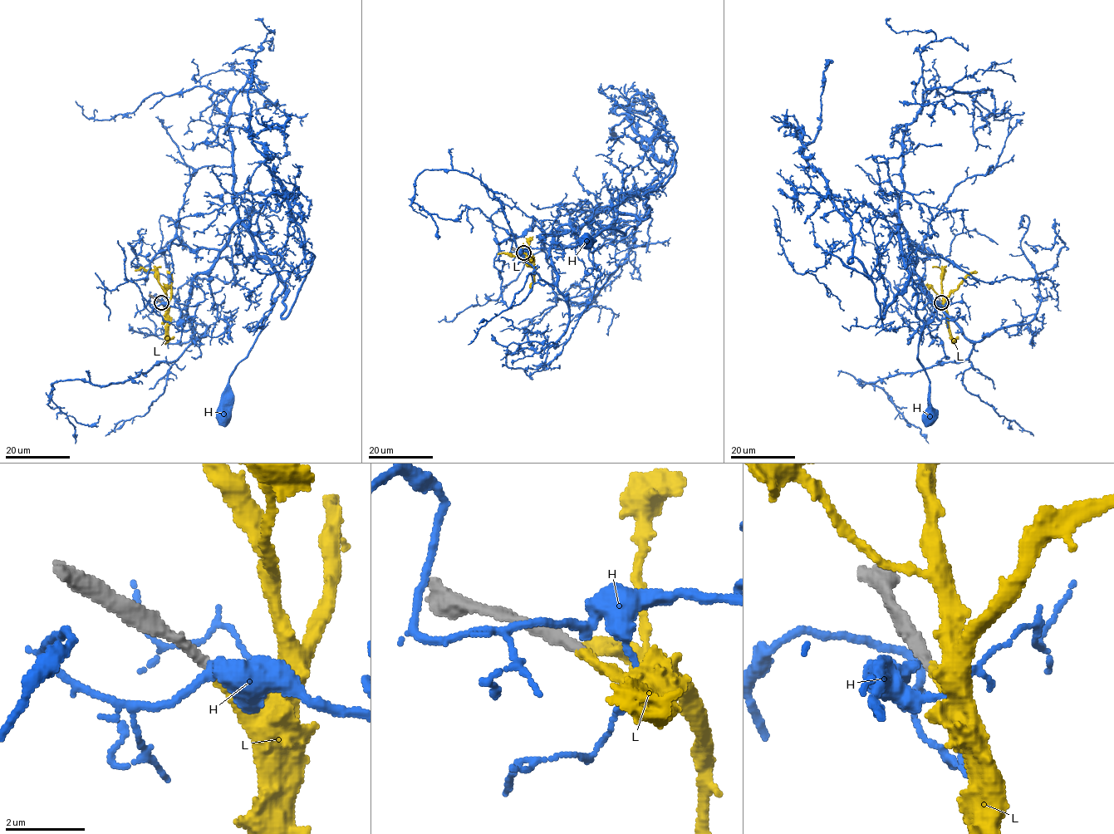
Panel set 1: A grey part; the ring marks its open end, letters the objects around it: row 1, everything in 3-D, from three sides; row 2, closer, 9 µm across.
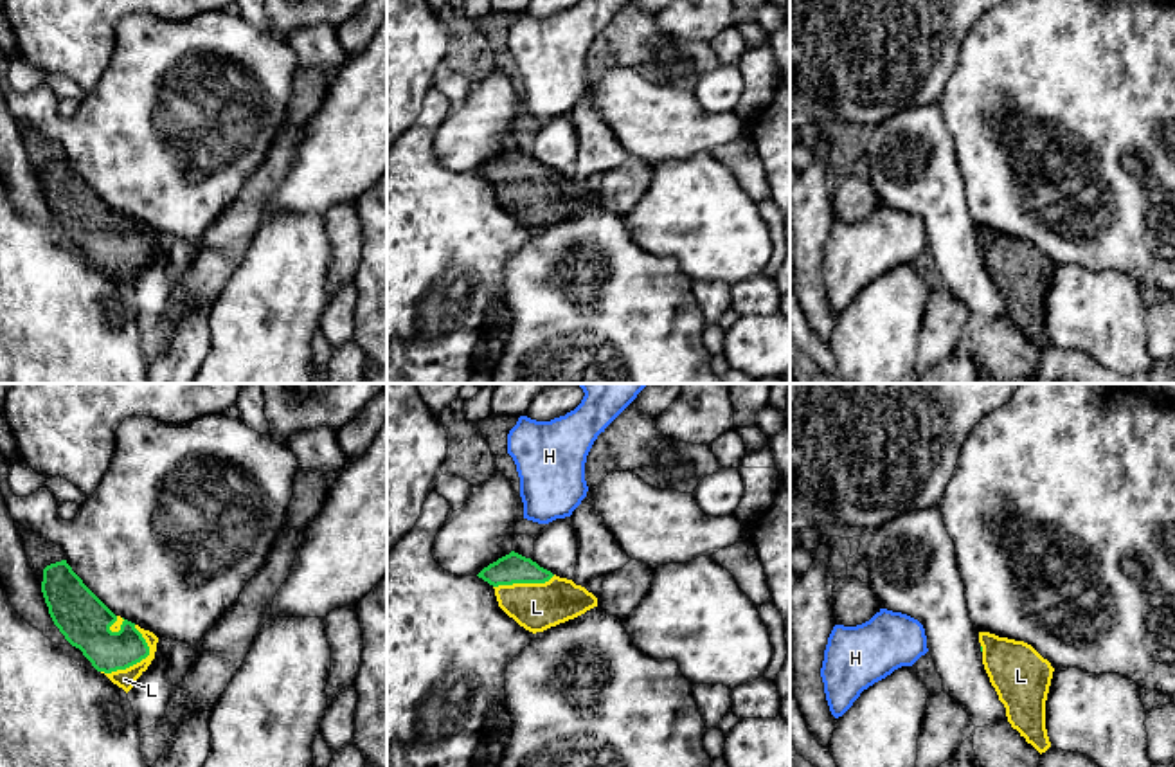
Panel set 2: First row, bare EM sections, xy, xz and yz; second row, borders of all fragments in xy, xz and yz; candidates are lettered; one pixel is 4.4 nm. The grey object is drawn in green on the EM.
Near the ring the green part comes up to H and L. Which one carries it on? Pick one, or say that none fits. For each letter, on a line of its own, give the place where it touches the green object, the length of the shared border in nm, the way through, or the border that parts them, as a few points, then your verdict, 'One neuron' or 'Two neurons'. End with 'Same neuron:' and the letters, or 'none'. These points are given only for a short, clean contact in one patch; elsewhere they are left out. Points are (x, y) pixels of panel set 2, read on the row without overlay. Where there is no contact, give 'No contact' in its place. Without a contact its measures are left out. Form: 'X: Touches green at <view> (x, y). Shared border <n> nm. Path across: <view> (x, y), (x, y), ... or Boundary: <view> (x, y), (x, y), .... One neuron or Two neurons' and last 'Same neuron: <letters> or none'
H: No contact. Two neurons
L: Touches green at xy (139, 258). Shared border 260 nm. One neuron
Same neuron: L

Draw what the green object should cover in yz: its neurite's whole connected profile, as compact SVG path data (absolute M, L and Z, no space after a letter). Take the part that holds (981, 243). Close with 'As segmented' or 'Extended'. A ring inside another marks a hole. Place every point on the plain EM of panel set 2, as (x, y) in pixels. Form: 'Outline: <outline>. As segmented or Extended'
Outline: M979 229L982 261L1006 304L1008 319L1040 351L1051 344L1045 297L1054 265L1031 241Z. Extended

